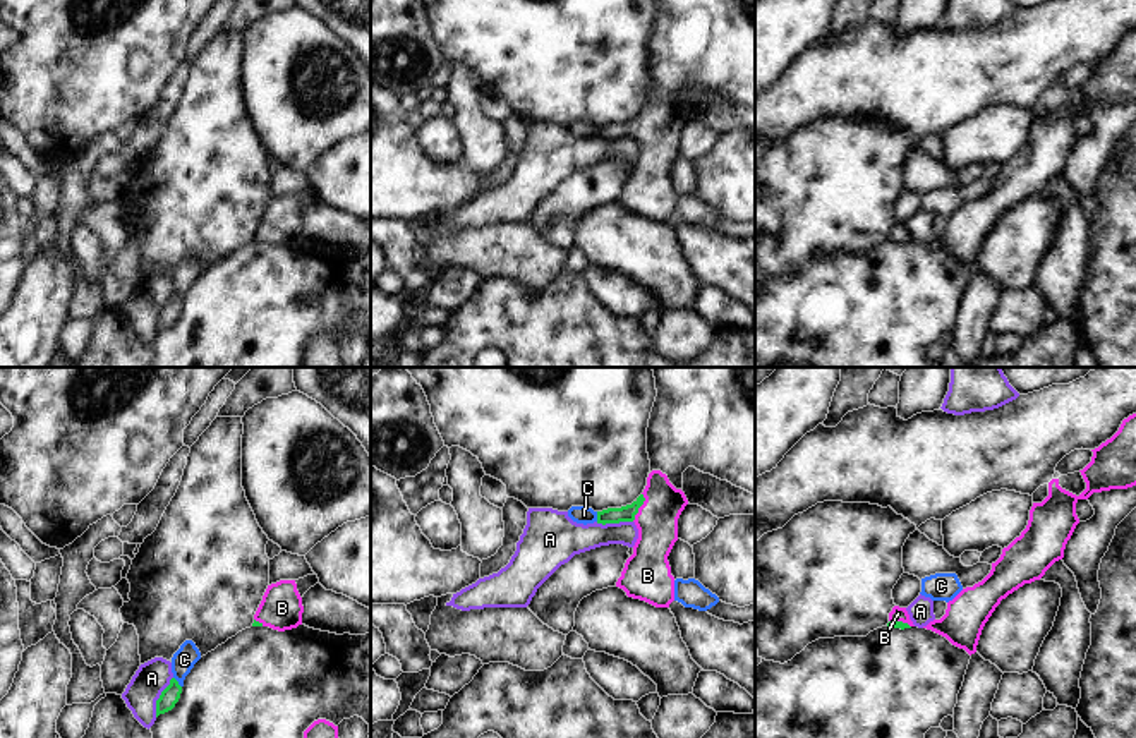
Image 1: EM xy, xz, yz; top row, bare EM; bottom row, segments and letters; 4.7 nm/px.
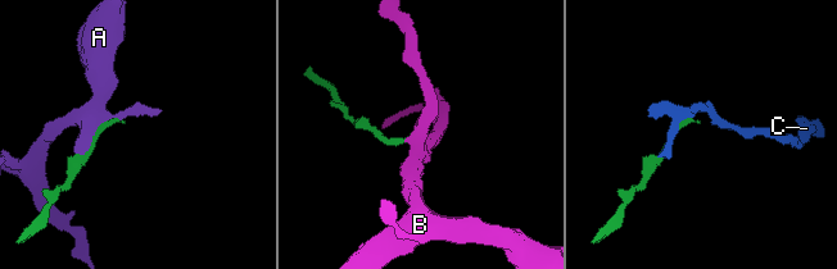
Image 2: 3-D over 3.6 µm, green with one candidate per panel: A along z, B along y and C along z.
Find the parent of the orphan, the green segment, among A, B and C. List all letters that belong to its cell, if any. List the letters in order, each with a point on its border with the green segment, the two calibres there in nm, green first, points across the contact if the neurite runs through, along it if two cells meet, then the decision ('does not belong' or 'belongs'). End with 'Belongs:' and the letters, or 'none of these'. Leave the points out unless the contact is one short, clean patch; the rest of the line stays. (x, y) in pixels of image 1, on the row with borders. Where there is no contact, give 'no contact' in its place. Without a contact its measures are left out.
A: meets green in xy at (160, 697); 90 nm thick on the green side, 160 nm on the other; does not belong
B: meets green in xz at (640, 505); 80 nm thick on the green side, 190 nm on the other; runs through xz (625, 514), (632, 514), (640, 505), (656, 520); belongs
C: meets green in xy at (177, 682); 90 nm thick on the green side, 110 nm on the other; does not belong
Belongs: B

